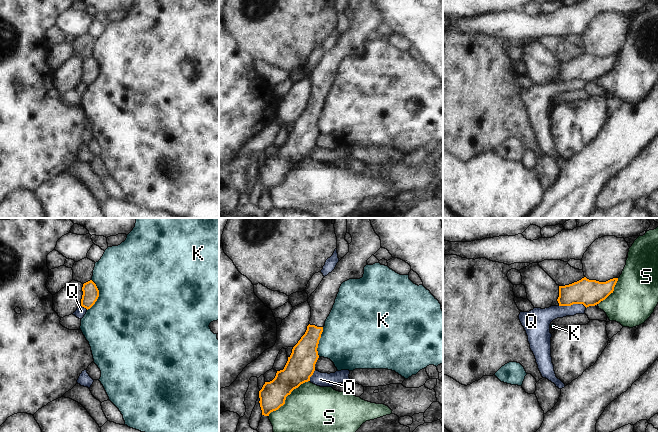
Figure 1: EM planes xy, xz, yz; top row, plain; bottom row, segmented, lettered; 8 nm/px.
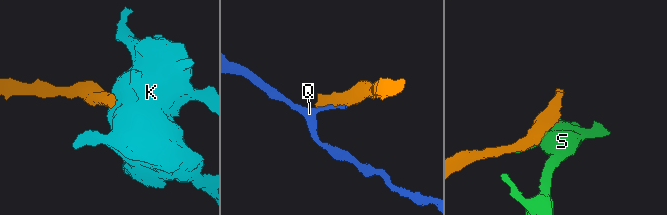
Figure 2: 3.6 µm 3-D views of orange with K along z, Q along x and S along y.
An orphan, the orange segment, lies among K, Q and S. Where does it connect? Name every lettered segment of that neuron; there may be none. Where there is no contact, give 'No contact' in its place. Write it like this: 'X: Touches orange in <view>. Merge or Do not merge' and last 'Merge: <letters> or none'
K: Touches orange in xy. Do not merge
Q: Touches orange in yz. Do not merge
S: Touches orange in xz. Do not merge
Merge: none

